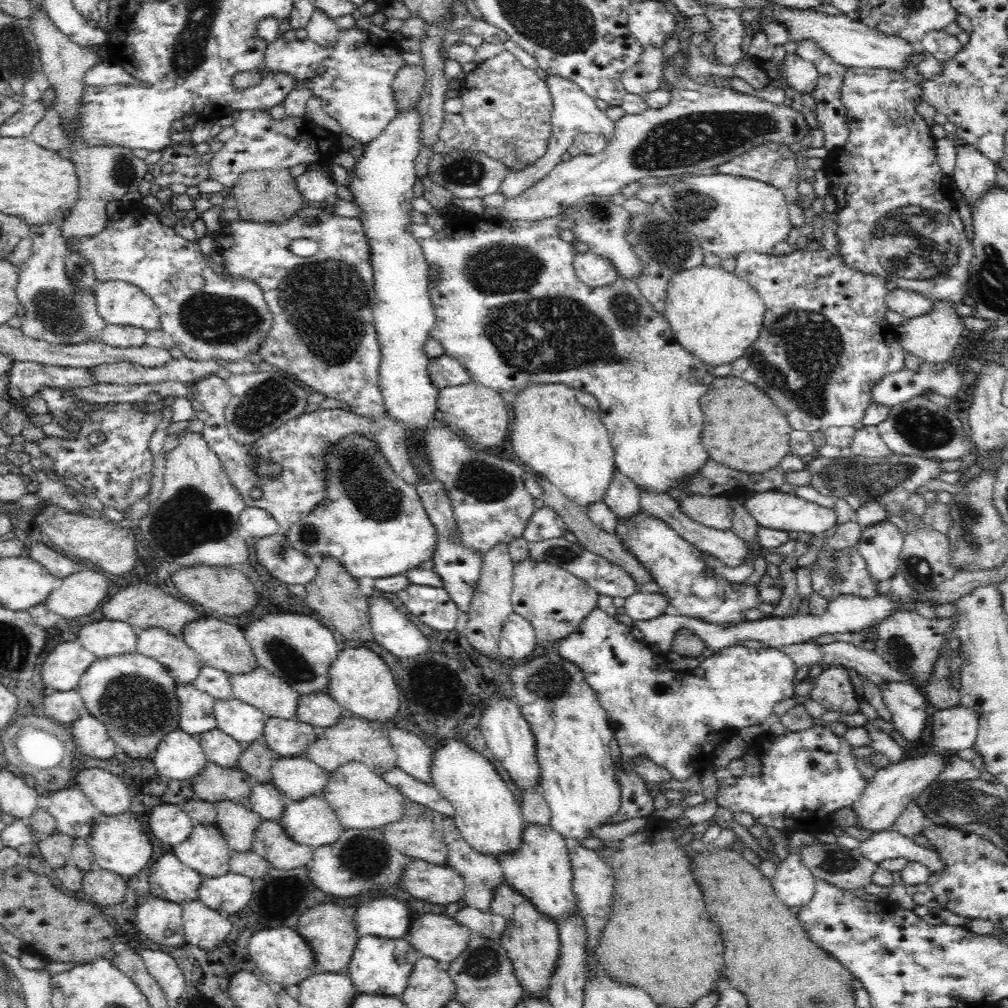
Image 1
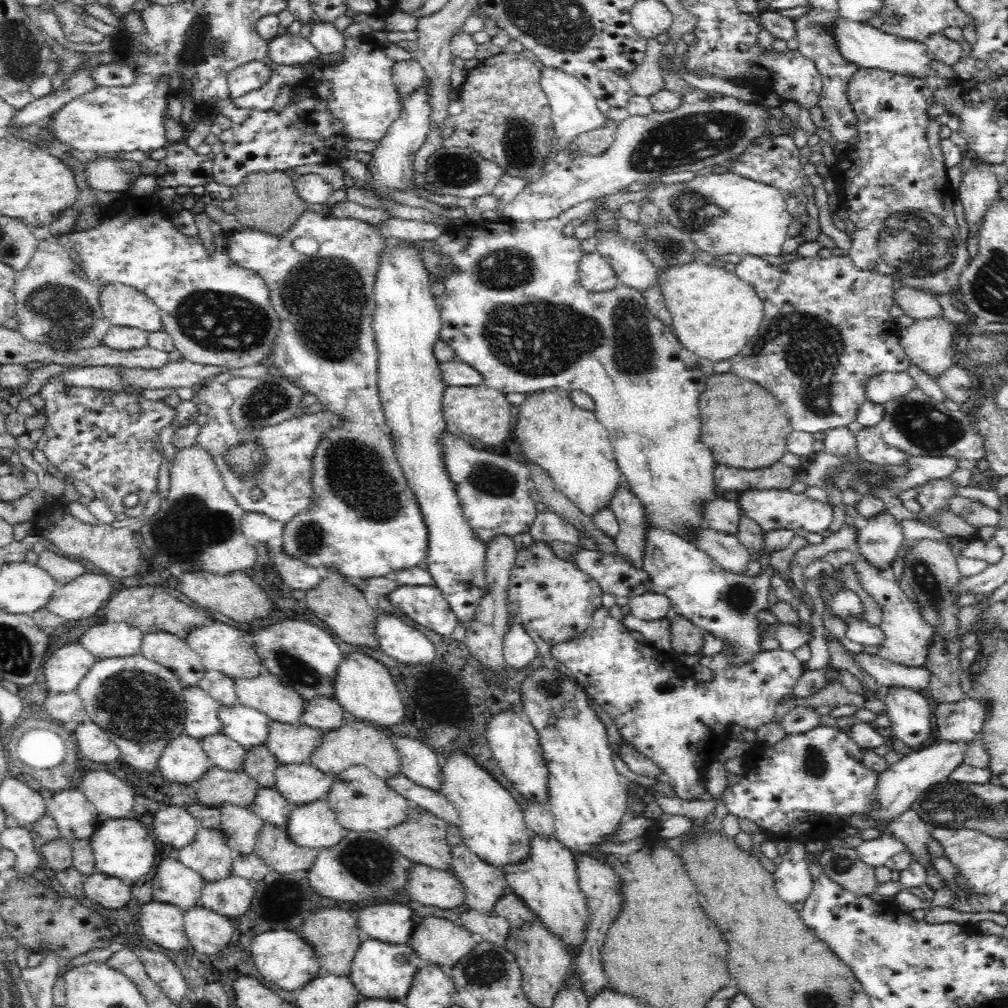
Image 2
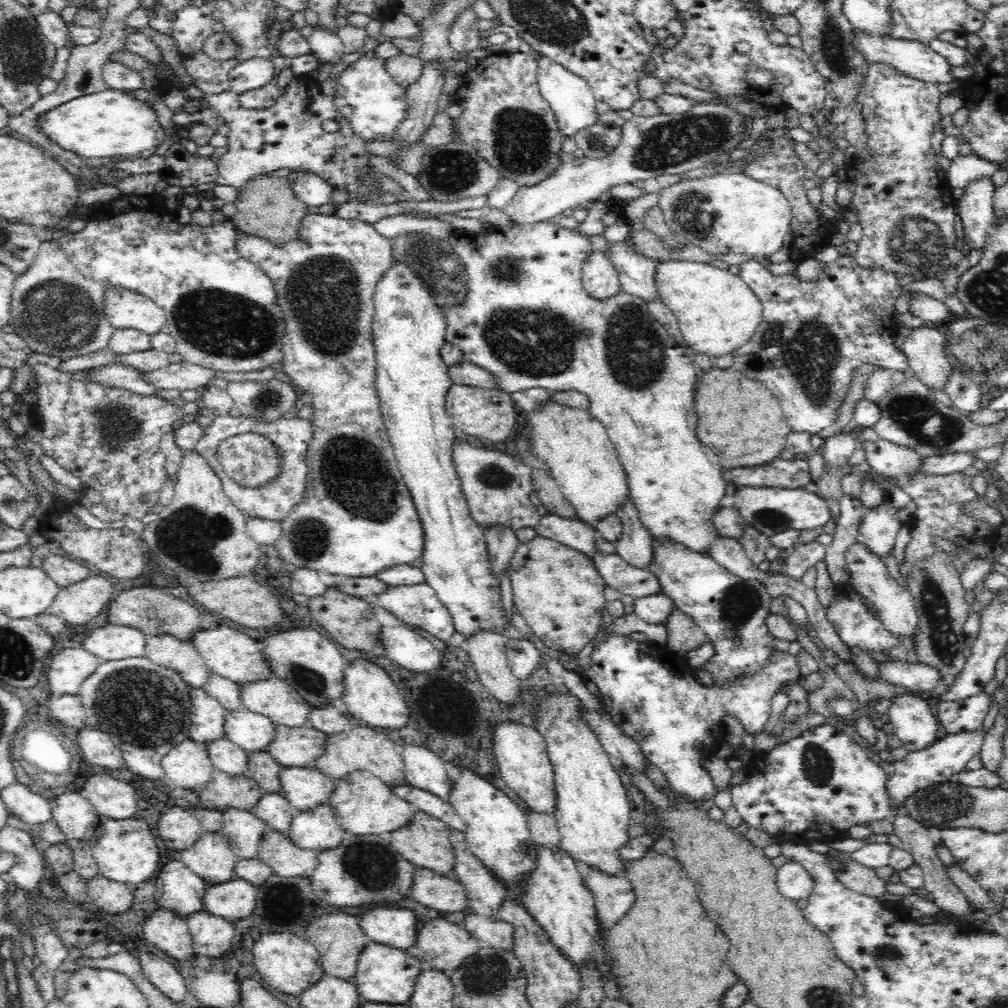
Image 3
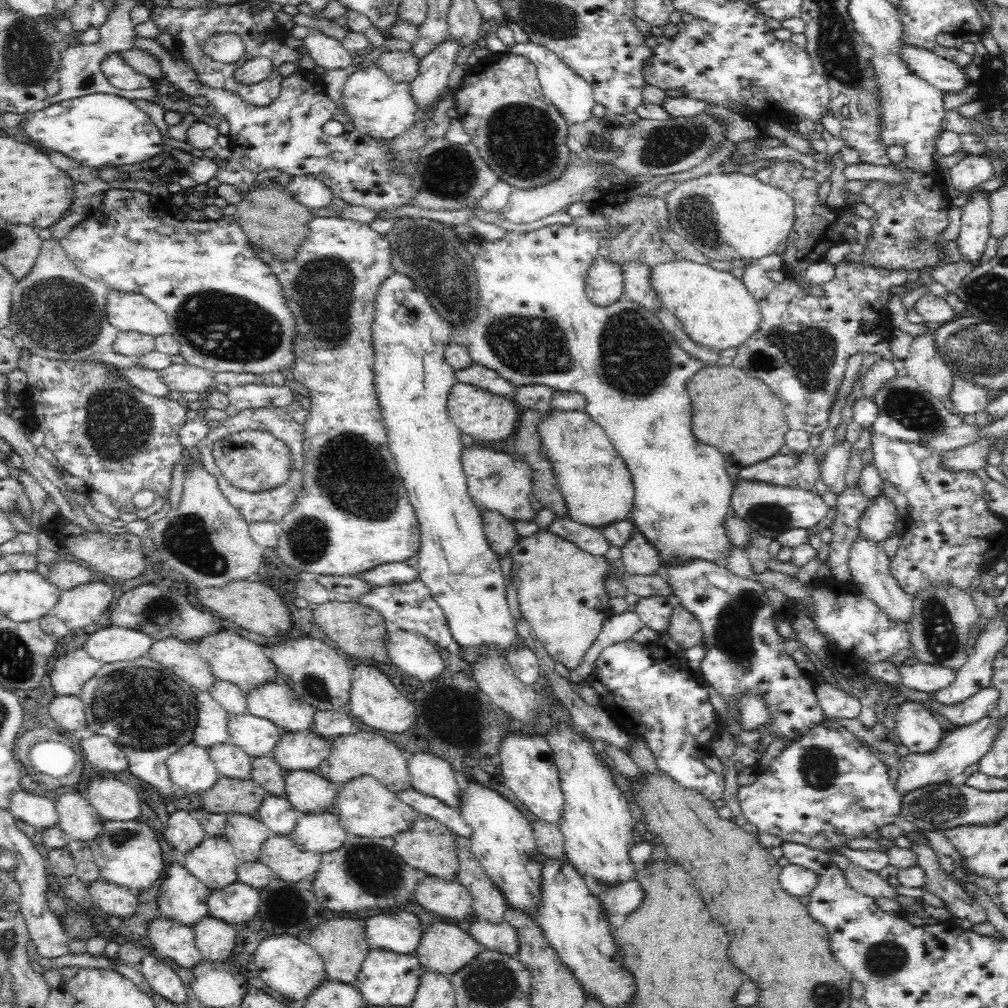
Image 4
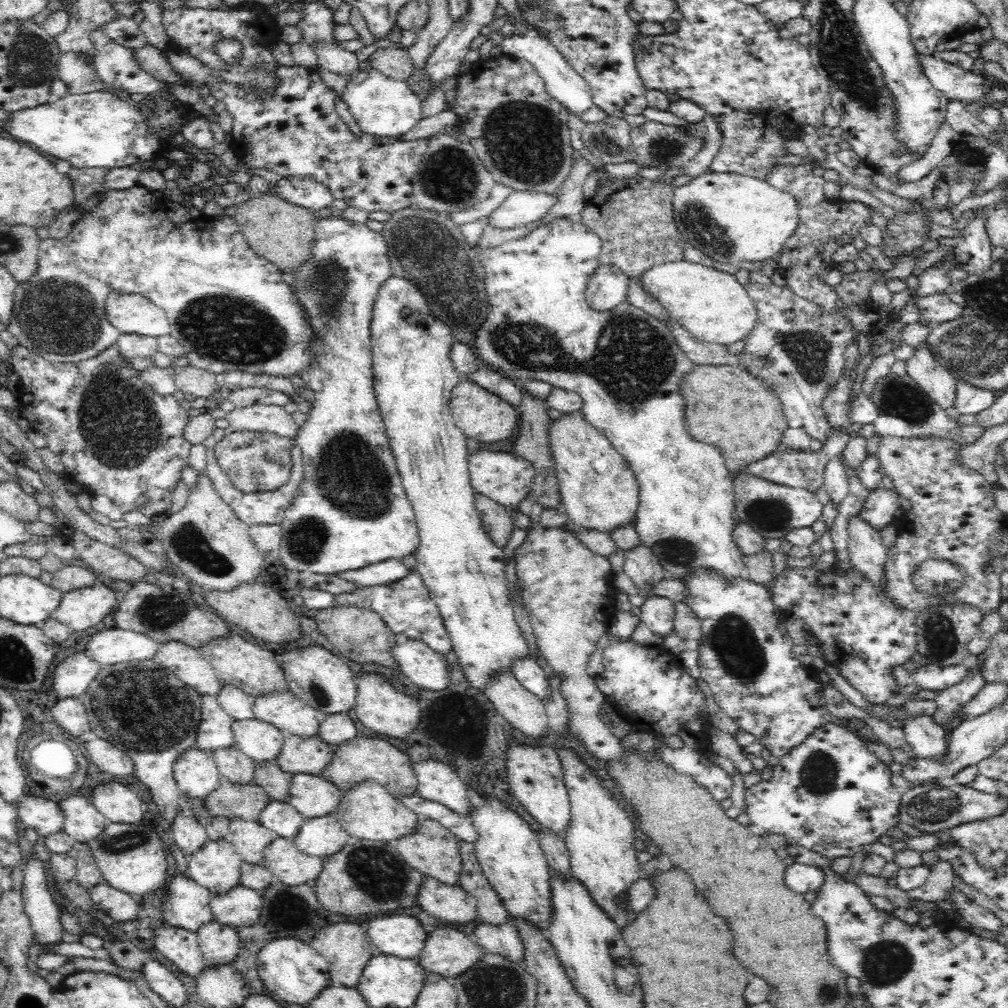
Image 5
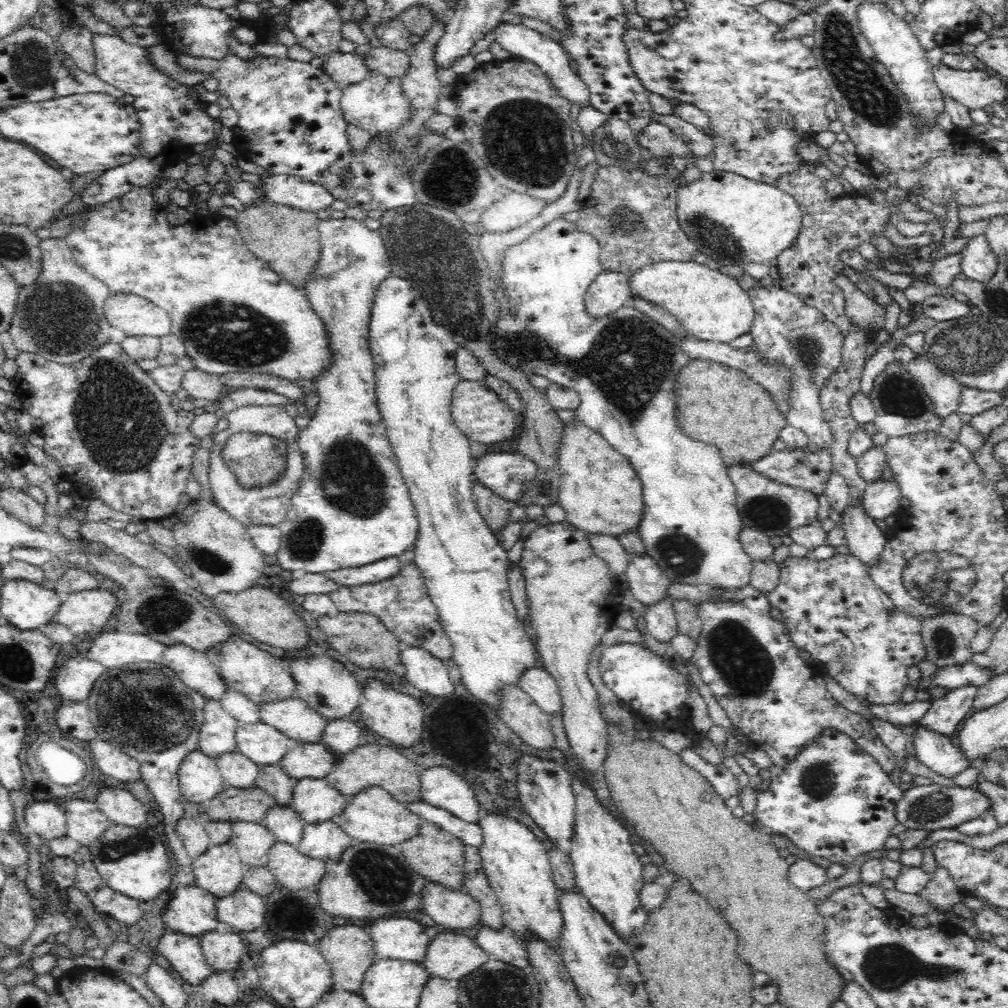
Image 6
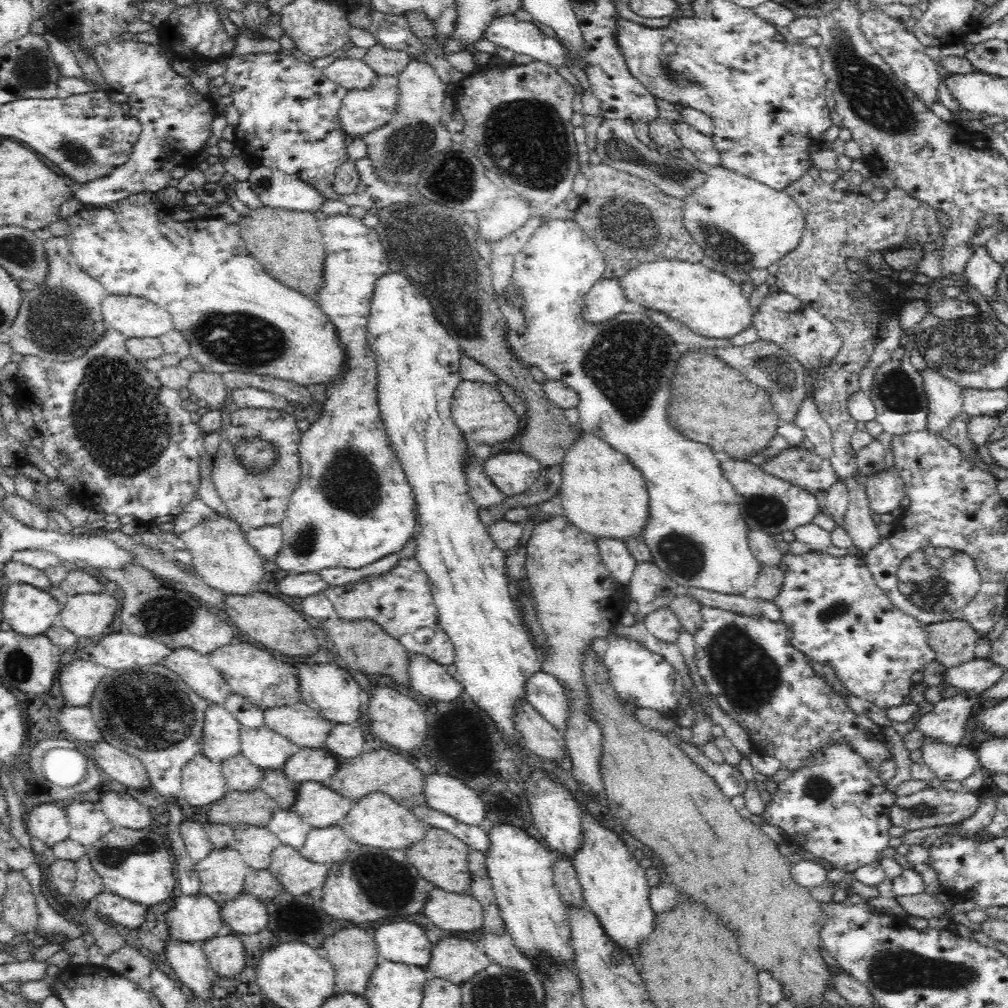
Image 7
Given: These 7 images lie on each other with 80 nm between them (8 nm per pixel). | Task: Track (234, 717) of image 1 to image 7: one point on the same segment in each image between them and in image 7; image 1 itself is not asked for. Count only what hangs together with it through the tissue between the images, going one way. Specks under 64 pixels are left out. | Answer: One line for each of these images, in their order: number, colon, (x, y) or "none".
2: (248, 727)
3: (251, 732)
4: (256, 736)
5: (261, 741)
6: (262, 744)
7: (264, 748)

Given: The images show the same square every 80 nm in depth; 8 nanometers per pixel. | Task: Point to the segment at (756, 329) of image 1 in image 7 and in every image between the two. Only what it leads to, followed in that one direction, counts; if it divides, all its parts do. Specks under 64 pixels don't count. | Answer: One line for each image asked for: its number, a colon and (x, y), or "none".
2: (715, 313)
3: (718, 313)
4: (716, 310)
5: (711, 304)
6: (712, 306)
7: (708, 302)

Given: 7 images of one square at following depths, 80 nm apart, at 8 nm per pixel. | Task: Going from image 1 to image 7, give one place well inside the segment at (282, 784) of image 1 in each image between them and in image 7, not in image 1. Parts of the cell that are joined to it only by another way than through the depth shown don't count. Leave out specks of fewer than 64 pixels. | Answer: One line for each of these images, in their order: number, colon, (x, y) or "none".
2: (300, 783)
3: (304, 788)
4: (309, 792)
5: (312, 796)
6: (313, 799)
7: (319, 806)

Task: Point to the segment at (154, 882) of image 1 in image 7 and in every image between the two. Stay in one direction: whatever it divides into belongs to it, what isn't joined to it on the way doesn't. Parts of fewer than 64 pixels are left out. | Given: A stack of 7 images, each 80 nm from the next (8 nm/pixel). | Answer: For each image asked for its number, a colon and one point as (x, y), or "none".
2: (174, 883)
3: (178, 889)
4: (182, 898)
5: (186, 905)
6: (192, 911)
7: (192, 918)

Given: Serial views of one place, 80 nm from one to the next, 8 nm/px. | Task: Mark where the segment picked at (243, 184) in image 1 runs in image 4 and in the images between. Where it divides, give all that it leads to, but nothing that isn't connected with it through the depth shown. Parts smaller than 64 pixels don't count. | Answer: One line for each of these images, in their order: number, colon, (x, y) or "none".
2: (268, 201)
3: (267, 207)
4: (269, 215)

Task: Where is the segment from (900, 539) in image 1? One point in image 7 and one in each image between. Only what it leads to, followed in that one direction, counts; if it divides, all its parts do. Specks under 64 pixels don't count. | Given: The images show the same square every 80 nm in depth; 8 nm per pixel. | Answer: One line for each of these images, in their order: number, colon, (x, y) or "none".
2: (879, 538)
3: (878, 531)
4: (878, 522)
5: (880, 509)
6: (881, 499)
7: (885, 490)

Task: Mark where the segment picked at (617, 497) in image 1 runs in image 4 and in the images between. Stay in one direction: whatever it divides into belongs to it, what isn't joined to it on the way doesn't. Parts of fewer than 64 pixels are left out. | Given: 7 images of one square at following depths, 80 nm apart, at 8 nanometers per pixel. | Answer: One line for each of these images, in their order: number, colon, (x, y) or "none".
2: (630, 542)
3: (635, 546)
4: (640, 558)

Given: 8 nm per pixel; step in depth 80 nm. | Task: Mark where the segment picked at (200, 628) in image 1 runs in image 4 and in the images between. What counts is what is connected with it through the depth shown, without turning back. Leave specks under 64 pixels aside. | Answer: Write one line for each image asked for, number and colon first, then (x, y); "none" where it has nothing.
2: (224, 648)
3: (228, 653)
4: (231, 657)

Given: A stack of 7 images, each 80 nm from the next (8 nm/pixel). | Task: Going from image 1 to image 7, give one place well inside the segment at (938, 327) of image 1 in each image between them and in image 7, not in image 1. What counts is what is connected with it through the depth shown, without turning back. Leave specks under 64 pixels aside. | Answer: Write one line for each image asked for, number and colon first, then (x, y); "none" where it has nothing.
2: (928, 343)
3: (924, 346)
4: (924, 363)
5: (937, 381)
6: (943, 390)
7: (945, 398)

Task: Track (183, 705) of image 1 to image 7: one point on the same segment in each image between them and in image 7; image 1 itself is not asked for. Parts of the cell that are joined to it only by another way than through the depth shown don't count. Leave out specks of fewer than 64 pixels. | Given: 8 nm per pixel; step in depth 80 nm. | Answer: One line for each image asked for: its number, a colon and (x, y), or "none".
2: (202, 719)
3: (207, 714)
4: (211, 729)
5: (214, 732)
6: (217, 734)
7: (221, 730)

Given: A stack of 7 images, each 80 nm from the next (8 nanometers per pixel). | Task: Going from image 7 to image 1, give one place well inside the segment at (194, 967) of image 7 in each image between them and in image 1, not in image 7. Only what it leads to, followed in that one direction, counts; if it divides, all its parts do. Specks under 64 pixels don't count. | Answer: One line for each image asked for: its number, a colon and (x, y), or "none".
1: (161, 920)
2: (162, 923)
3: (168, 931)
4: (173, 940)
5: (180, 946)
6: (184, 953)

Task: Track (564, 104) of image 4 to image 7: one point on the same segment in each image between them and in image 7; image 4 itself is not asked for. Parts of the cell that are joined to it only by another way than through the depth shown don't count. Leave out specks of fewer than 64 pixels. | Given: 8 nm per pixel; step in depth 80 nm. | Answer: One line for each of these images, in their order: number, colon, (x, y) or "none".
5: (562, 83)
6: (548, 54)
7: (507, 32)

